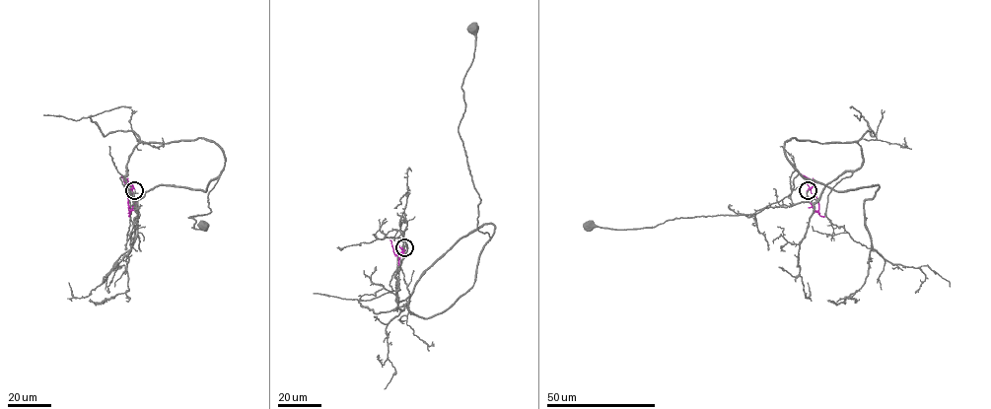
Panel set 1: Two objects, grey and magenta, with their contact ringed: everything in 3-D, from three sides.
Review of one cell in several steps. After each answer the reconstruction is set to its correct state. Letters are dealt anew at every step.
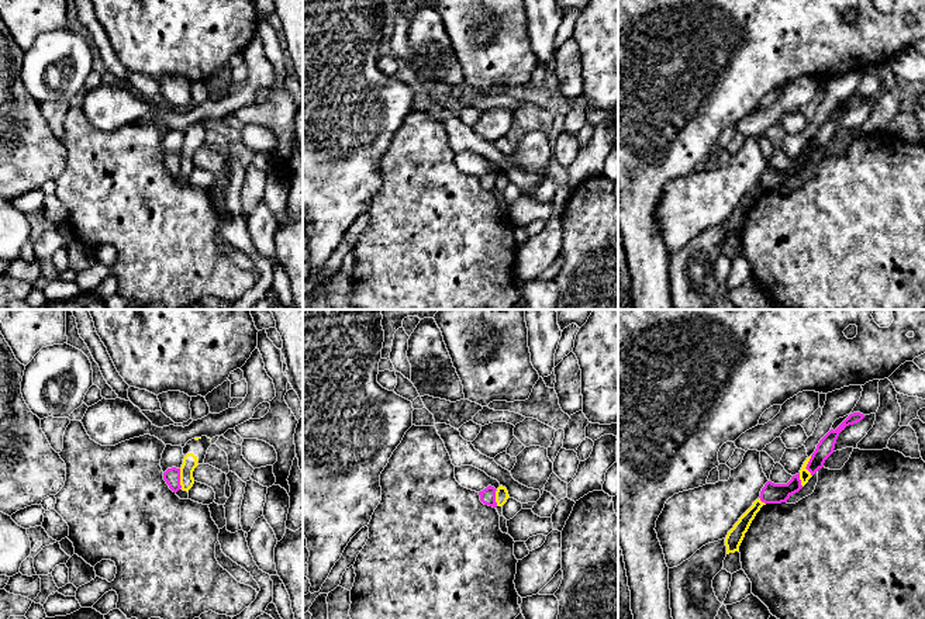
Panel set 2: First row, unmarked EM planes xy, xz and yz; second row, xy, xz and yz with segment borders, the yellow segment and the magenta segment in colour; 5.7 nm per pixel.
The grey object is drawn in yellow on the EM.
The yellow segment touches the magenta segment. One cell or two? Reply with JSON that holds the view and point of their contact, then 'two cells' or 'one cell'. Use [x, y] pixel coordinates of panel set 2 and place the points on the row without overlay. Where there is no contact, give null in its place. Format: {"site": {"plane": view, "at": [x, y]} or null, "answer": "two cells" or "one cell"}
{"site": {"plane": "yz", "at": [806, 151]}, "answer": "two cells"}

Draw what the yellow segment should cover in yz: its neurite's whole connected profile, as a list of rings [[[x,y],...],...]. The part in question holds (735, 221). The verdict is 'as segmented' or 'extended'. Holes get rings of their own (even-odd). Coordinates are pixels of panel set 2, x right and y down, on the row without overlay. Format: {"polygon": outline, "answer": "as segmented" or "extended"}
{"polygon": [[[756,184],[753,190],[739,203],[739,205],[734,210],[734,212],[728,217],[725,222],[726,239],[739,236],[739,231],[748,217],[752,205],[760,193],[766,190],[764,187]]], "answer": "as segmented"}

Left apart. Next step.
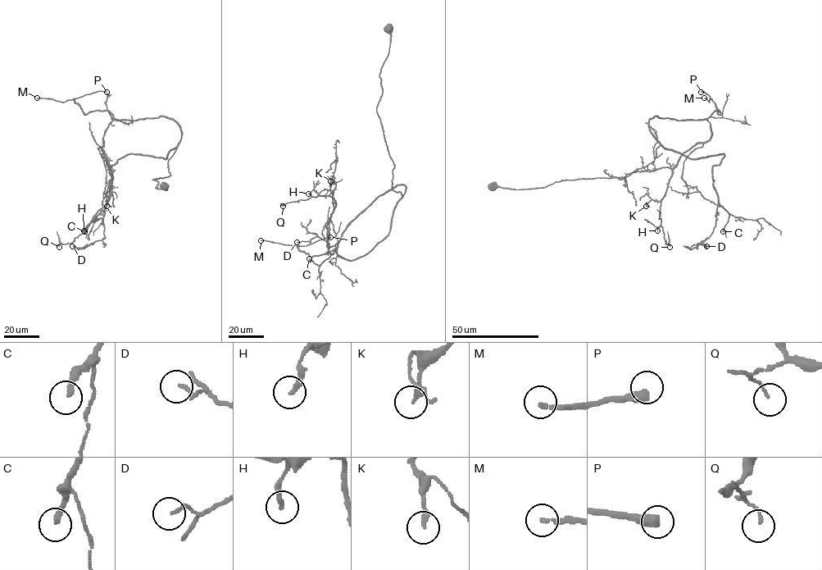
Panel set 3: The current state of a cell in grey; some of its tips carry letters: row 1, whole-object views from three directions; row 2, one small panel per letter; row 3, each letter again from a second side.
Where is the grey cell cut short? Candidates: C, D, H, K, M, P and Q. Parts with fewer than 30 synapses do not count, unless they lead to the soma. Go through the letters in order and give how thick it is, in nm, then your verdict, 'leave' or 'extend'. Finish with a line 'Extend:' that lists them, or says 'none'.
C: 240 nm thick; extend
D: 140 nm thick; leave
H: 240 nm thick; leave
K: 240 nm thick; leave
M: 190 nm thick; extend
P: 460 nm thick; extend
Q: 100 nm thick; leave
Extend: C, M, P

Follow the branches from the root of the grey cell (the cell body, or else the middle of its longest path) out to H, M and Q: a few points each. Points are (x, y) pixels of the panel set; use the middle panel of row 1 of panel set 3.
H: (388, 29), (377, 112), (392, 189), (404, 193), (399, 184), (379, 194), (329, 247), (335, 202), (308, 193)
M: (388, 29), (377, 112), (394, 165), (392, 189), (404, 193), (399, 184), (379, 194), (320, 255), (261, 240)
Q: (388, 29), (377, 112), (392, 189), (404, 193), (399, 184), (379, 194), (329, 247), (331, 196), (283, 206)

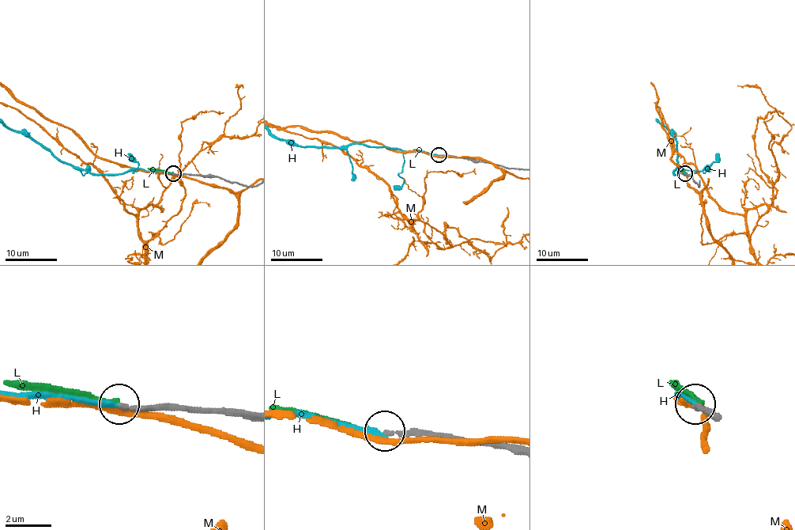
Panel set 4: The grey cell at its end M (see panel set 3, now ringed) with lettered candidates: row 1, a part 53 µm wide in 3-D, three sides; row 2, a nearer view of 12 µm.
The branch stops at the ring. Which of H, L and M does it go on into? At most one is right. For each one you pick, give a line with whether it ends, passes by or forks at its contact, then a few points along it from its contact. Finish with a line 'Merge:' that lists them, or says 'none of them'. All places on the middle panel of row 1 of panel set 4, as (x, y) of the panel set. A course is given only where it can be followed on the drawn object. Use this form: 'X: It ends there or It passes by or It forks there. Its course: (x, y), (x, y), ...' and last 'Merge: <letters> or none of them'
Merge: none of them

